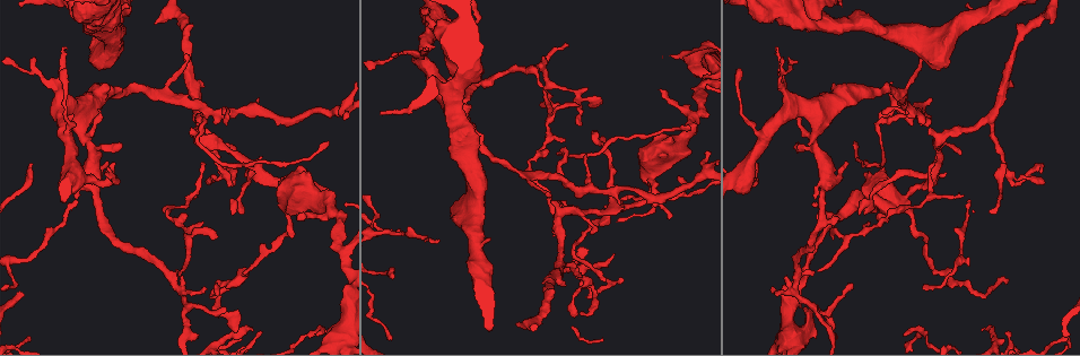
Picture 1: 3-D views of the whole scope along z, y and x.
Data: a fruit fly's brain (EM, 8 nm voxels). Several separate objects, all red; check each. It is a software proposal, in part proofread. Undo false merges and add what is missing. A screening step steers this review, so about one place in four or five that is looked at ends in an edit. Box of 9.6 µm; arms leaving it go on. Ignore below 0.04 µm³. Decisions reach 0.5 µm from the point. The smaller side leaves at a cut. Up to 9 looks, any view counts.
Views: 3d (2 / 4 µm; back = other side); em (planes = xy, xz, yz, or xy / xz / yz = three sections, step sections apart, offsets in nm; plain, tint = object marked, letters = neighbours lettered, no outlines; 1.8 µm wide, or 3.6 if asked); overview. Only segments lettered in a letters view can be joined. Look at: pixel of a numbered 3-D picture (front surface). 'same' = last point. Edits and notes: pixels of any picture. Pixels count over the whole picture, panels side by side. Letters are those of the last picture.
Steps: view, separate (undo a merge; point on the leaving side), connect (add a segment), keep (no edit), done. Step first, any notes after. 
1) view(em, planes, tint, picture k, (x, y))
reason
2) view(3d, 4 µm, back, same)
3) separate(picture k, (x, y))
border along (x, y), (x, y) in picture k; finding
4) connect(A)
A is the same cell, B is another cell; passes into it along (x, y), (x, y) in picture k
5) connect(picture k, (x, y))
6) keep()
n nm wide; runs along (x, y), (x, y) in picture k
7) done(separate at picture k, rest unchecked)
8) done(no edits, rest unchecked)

view(em, yz, step 8, tint, picture 1, (798, 274))
arms part here

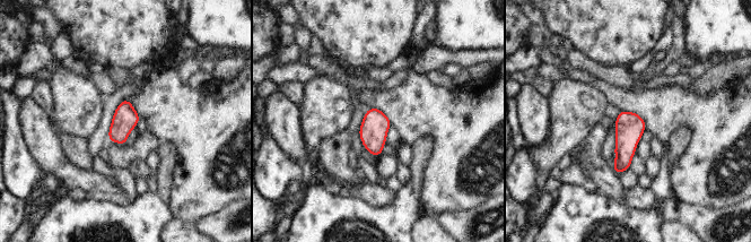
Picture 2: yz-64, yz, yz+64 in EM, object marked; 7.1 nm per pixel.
view(em, planes, letters, same)

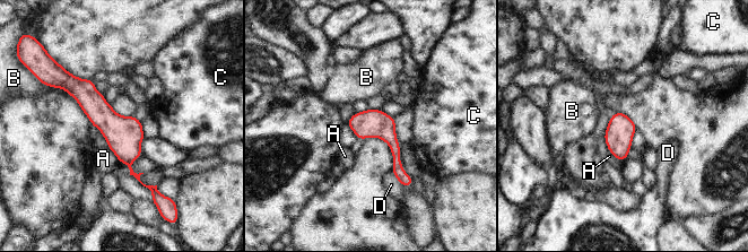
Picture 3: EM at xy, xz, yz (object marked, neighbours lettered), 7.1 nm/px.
keep()
A, B, C and D are other cells; continuous, no second neuron

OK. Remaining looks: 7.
view(em, yz, step 4, letters, picture 1, (89, 146))
thin neck

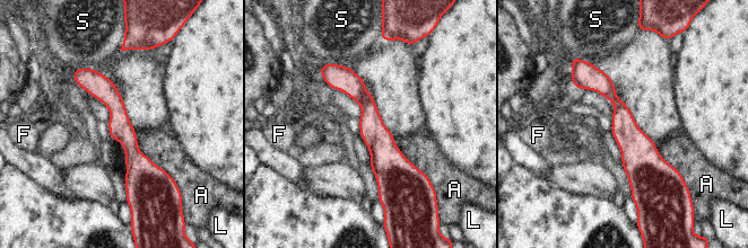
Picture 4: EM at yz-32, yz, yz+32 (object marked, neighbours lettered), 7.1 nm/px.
keep()
160 nm wide; A, F, L and S are other cells; runs along (335, 67), (367, 103), (383, 189) in picture 4; all the same neuron

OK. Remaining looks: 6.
view(em, xy, step 4, letters, picture 1, (776, 46))
thin end

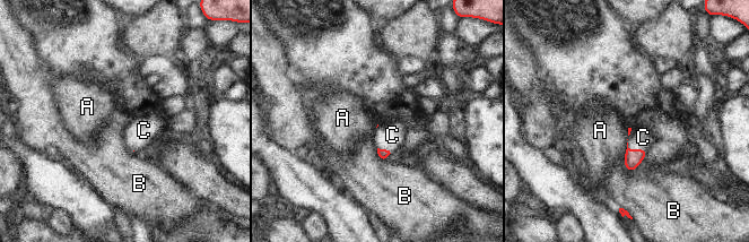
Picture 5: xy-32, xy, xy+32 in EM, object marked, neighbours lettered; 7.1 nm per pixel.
view(em, planes, letters, same)

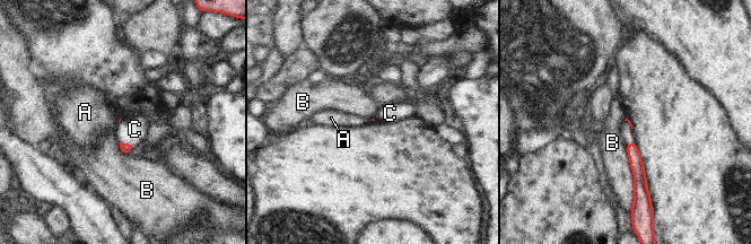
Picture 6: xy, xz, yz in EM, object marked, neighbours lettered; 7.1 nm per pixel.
connect(C)
C is the same cell, A and B are other cells; passes into it along (125, 148), (129, 144), (134, 129) in picture 6; the neuron continues

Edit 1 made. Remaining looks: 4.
view(overview)

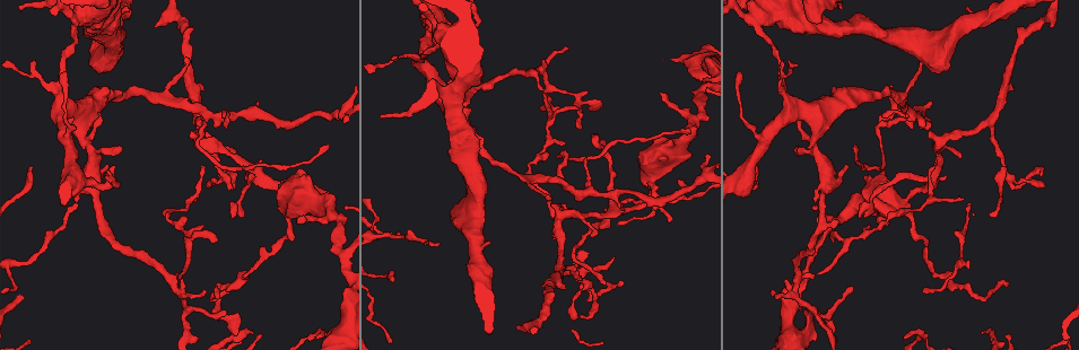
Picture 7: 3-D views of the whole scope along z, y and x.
view(em, planes, letters, picture 7, (857, 238))
a narrow waist

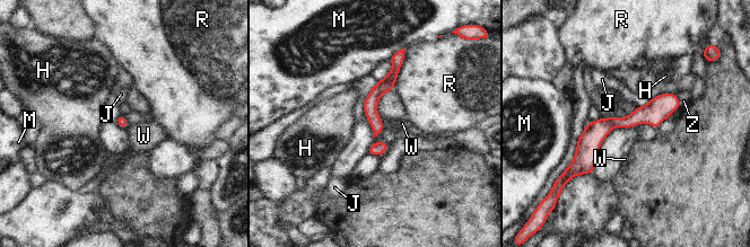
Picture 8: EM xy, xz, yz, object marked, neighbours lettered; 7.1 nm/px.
keep()
70 nm wide; H, J, M, R, W and Z are other cells; border along (129, 124), (125, 129) in picture 8; all the same neuron

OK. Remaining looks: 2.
done(connect at picture 6, rest unchecked)

